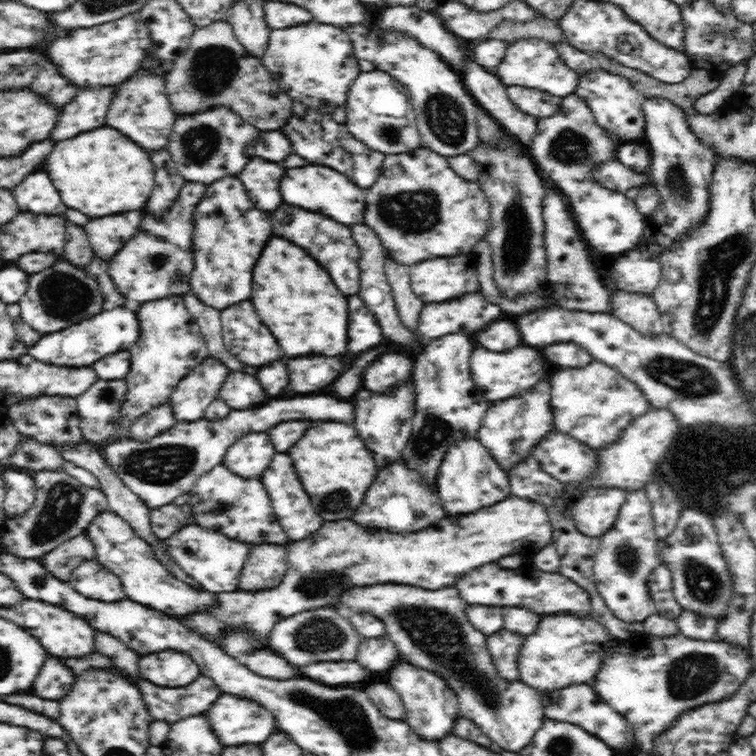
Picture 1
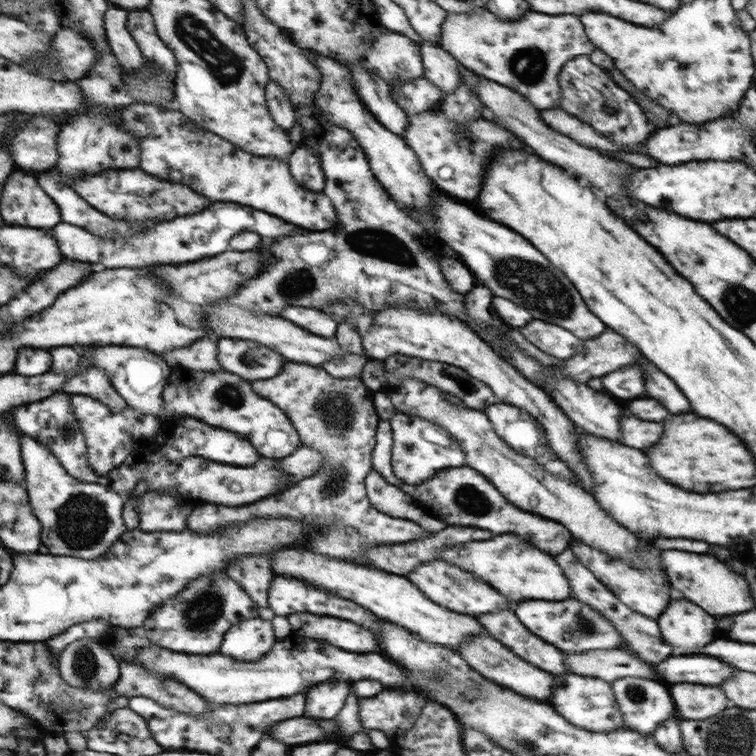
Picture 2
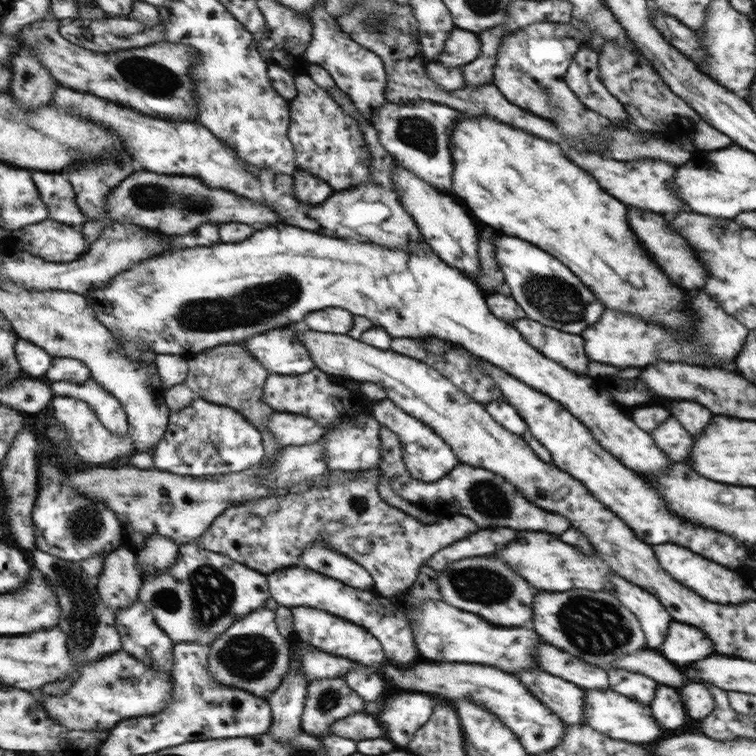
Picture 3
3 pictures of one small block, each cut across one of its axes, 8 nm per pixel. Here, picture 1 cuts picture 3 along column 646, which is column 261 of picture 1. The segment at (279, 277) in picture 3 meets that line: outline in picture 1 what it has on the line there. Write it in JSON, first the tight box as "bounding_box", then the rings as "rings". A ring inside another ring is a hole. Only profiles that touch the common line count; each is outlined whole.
{"bounding_box":[223,432,276,479],"rings":[[[268,432],[248,433],[231,444],[223,464],[242,478],[258,479],[270,467],[276,453]]]}

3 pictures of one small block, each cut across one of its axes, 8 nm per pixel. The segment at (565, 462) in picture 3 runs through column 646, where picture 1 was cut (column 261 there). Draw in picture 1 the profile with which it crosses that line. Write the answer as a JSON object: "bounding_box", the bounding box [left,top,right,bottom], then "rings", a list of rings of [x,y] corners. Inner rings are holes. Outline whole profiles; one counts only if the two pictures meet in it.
{"bounding_box":[186,464,289,545],"rings":[[[225,464],[203,474],[188,493],[186,505],[190,507],[193,523],[212,529],[226,537],[249,545],[258,543],[288,544],[289,538],[281,527],[270,502],[269,494],[260,478],[245,479],[234,474]]]}

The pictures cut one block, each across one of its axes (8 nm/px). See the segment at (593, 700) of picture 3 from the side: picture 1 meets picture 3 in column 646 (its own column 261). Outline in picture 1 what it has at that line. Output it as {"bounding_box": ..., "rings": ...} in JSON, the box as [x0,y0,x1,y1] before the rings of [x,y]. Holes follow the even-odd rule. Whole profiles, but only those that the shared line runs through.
{"bounding_box":[203,694,279,747],"rings":[[[220,694],[216,704],[212,708],[208,708],[203,715],[208,719],[214,735],[226,747],[238,746],[244,743],[259,745],[279,732],[278,725],[274,722],[274,716],[264,706],[260,706],[256,702],[250,702],[250,700],[234,698],[230,694]]]}

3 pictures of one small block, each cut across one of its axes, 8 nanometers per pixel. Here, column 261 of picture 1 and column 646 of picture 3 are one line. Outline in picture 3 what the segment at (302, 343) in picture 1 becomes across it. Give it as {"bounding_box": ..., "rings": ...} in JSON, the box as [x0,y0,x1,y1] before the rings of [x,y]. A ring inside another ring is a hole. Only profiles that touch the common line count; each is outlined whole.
{"bounding_box":[449,111,687,330],"rings":[[[459,111],[457,121],[453,121],[451,150],[453,176],[449,194],[461,200],[477,220],[487,226],[499,226],[495,230],[501,230],[507,236],[533,242],[533,246],[541,246],[541,250],[547,250],[549,255],[557,254],[554,258],[563,262],[571,272],[577,270],[577,274],[581,274],[581,278],[601,294],[605,308],[661,320],[673,330],[687,324],[687,316],[681,314],[681,310],[687,310],[683,308],[685,292],[673,286],[639,248],[625,222],[625,206],[605,194],[596,180],[585,170],[577,168],[557,144],[535,138],[509,124],[501,124],[495,118]]]}

